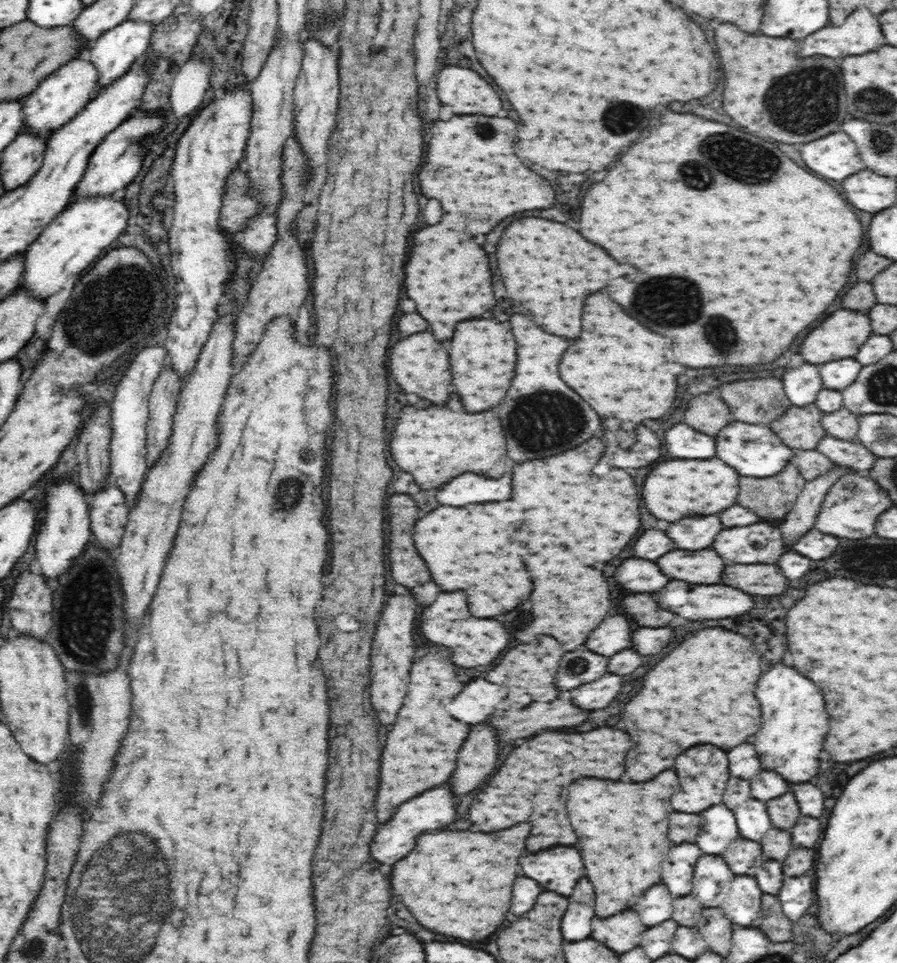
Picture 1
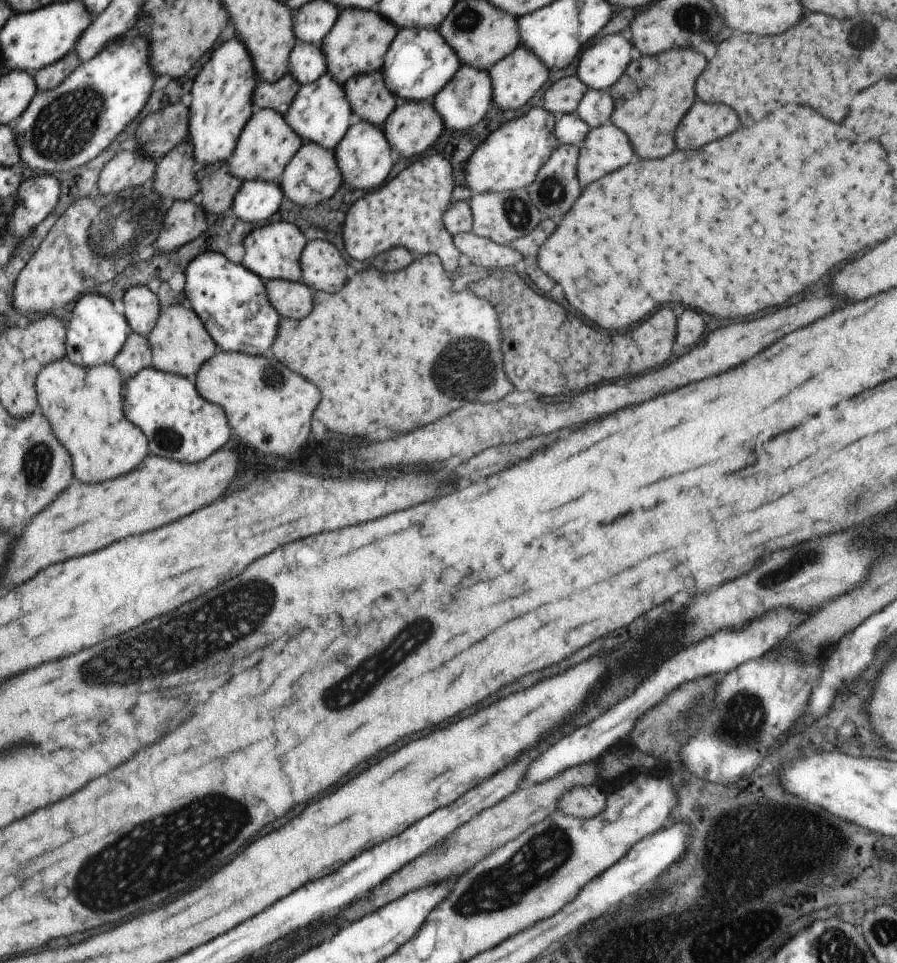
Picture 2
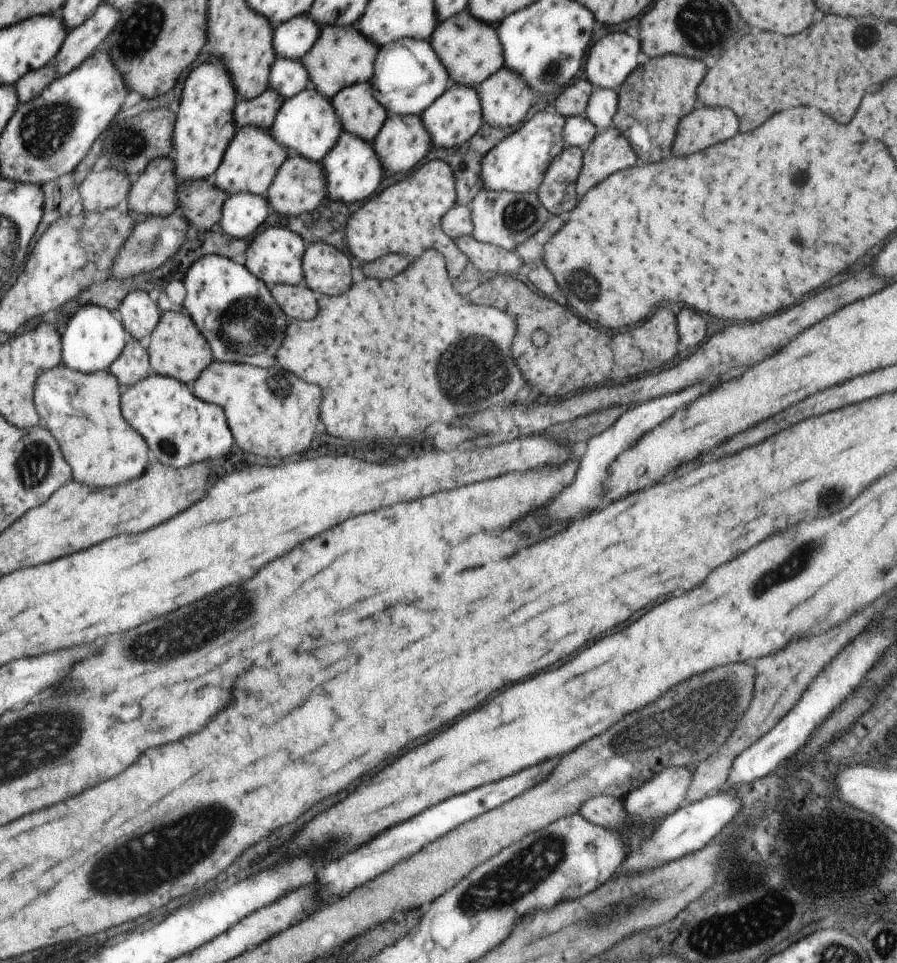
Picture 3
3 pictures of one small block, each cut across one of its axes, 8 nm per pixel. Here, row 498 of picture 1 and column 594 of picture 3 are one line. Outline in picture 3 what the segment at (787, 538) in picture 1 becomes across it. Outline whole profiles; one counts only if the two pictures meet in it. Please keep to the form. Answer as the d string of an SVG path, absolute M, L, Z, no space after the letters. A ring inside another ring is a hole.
M608 795L592 797L580 805L579 813L595 825L611 829L622 825L626 828L627 815L620 798L613 798Z

